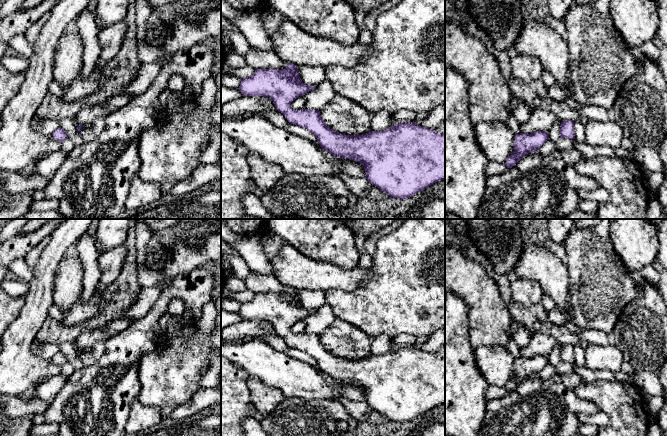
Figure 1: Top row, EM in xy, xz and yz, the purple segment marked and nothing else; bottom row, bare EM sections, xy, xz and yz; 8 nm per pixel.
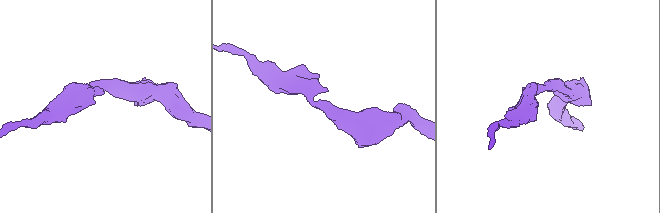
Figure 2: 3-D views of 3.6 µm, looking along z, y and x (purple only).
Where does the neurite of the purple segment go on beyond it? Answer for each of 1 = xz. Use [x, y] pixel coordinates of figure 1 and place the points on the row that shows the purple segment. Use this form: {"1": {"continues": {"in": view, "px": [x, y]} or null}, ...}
{"1": {"continues": null}}

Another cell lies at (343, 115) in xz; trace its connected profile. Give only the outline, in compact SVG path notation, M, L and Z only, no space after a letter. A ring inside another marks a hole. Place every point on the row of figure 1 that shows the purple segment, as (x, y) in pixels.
M338 93L320 115L330 129L344 135L362 135L372 131L374 113Z

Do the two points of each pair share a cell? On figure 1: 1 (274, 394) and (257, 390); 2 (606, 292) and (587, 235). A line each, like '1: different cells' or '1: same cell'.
1: same cell
2: same cell

